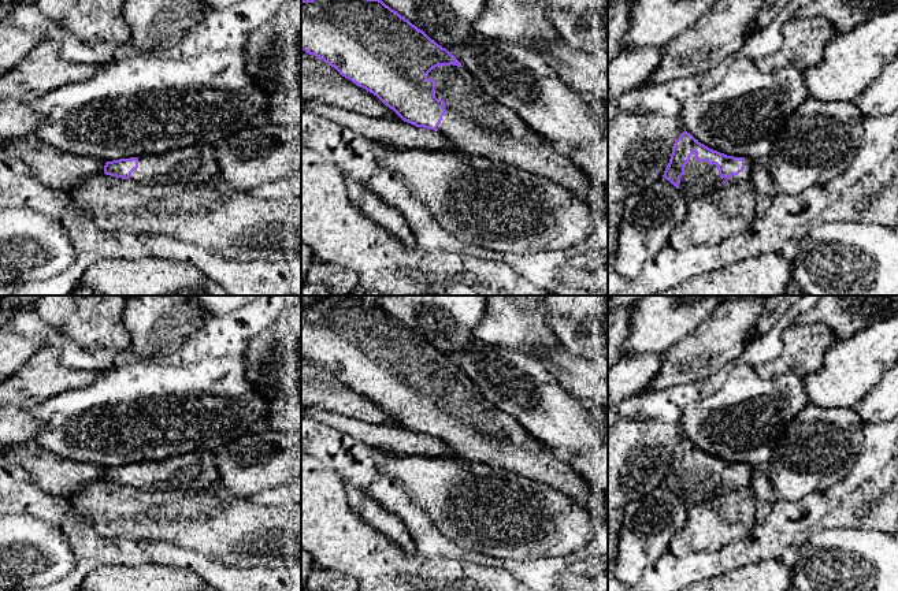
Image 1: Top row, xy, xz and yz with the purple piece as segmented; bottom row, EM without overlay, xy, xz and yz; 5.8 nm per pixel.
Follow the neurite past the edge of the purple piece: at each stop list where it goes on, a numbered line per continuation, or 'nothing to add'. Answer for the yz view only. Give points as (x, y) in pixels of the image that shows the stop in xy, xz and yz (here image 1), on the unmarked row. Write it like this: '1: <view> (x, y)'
1: yz (700, 483)

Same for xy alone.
1: xy (195, 471)

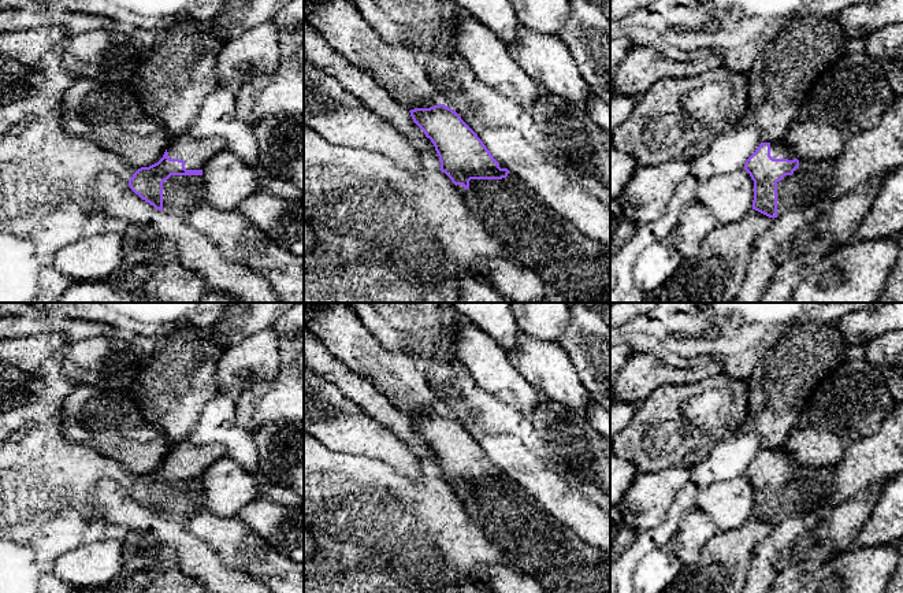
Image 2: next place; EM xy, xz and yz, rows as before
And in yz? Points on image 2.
1: yz (807, 492)

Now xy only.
1: xy (182, 501)

